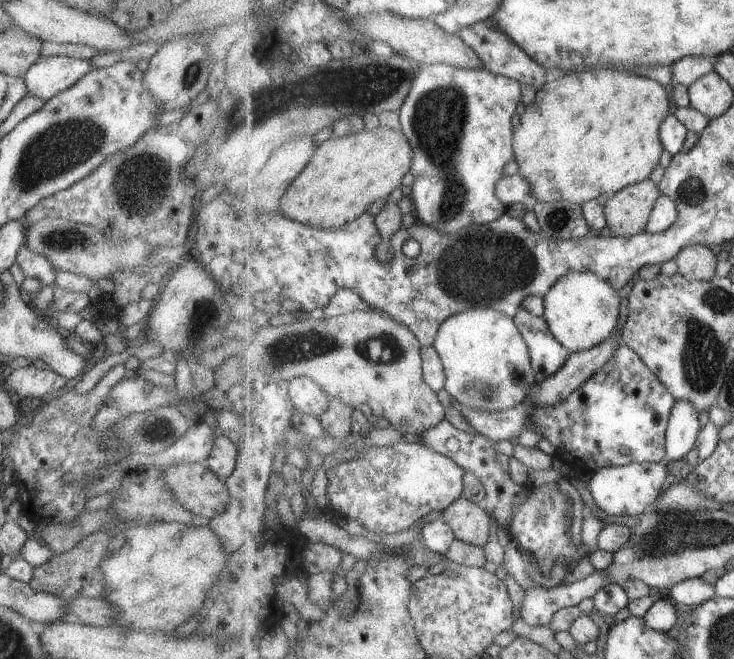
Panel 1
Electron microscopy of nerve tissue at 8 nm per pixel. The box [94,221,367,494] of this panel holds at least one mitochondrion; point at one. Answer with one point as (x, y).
(303, 347)

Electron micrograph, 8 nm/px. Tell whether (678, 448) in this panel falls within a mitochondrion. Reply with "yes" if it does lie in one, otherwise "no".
no

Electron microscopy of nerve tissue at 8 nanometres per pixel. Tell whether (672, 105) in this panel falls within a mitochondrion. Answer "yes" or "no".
no

